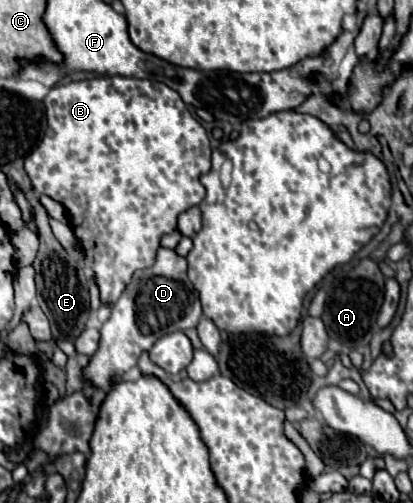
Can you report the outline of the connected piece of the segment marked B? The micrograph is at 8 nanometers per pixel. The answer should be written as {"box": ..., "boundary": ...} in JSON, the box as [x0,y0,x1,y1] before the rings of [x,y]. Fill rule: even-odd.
{"box":[24,75,210,305],"boundary":[[[114,75],[114,77],[96,77],[96,79],[84,79],[84,81],[72,81],[66,85],[56,85],[50,89],[50,93],[44,97],[44,107],[46,107],[46,121],[48,121],[48,129],[44,139],[40,141],[40,145],[34,149],[34,153],[26,159],[24,169],[34,185],[34,189],[38,193],[44,193],[48,197],[52,197],[54,201],[62,203],[70,215],[70,225],[74,229],[74,235],[78,239],[78,247],[84,251],[84,263],[92,269],[96,283],[100,287],[100,299],[114,305],[120,297],[120,293],[124,291],[124,287],[130,283],[130,277],[134,271],[138,269],[146,269],[154,263],[156,251],[160,247],[160,237],[166,233],[172,233],[176,229],[176,219],[182,211],[186,211],[192,205],[198,205],[206,191],[200,183],[200,175],[202,171],[210,171],[210,141],[208,135],[204,131],[204,127],[190,115],[190,111],[186,109],[184,101],[180,99],[180,95],[166,87],[164,83],[152,81],[152,79],[136,79],[136,77],[122,77],[122,75]]]}

